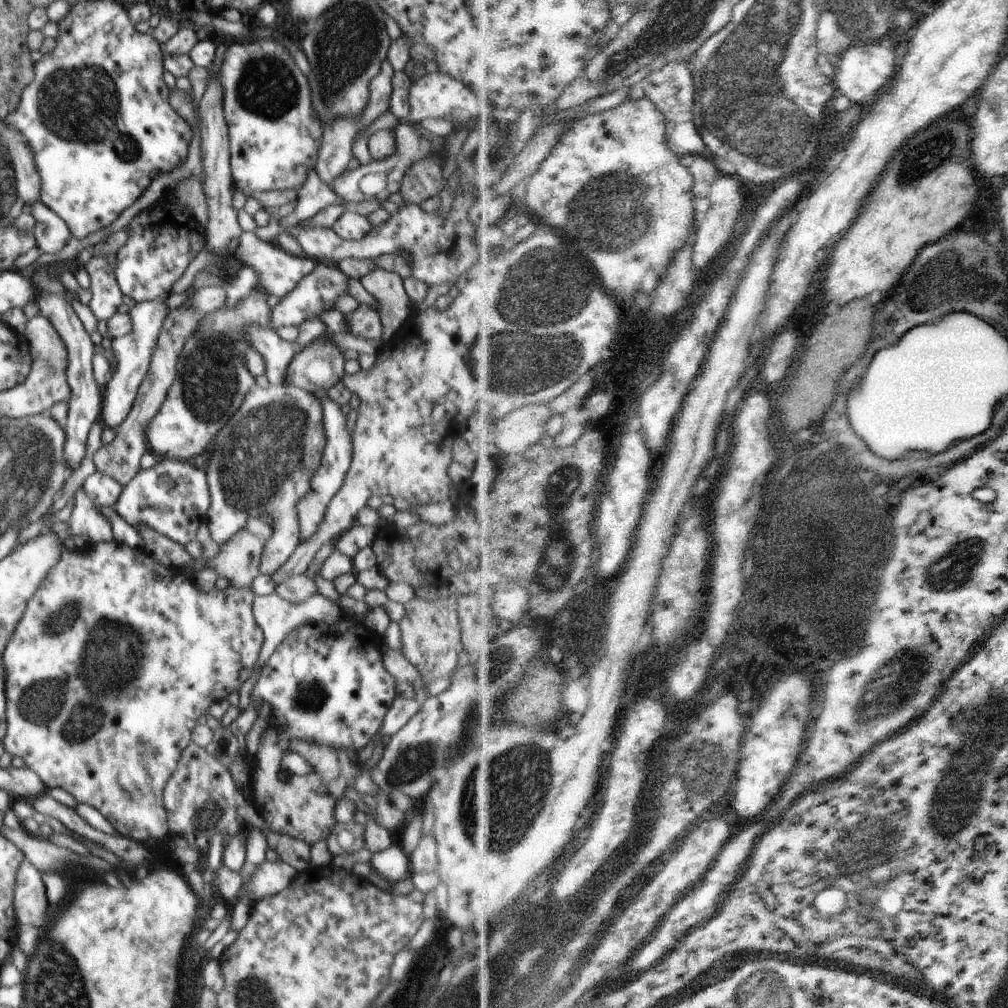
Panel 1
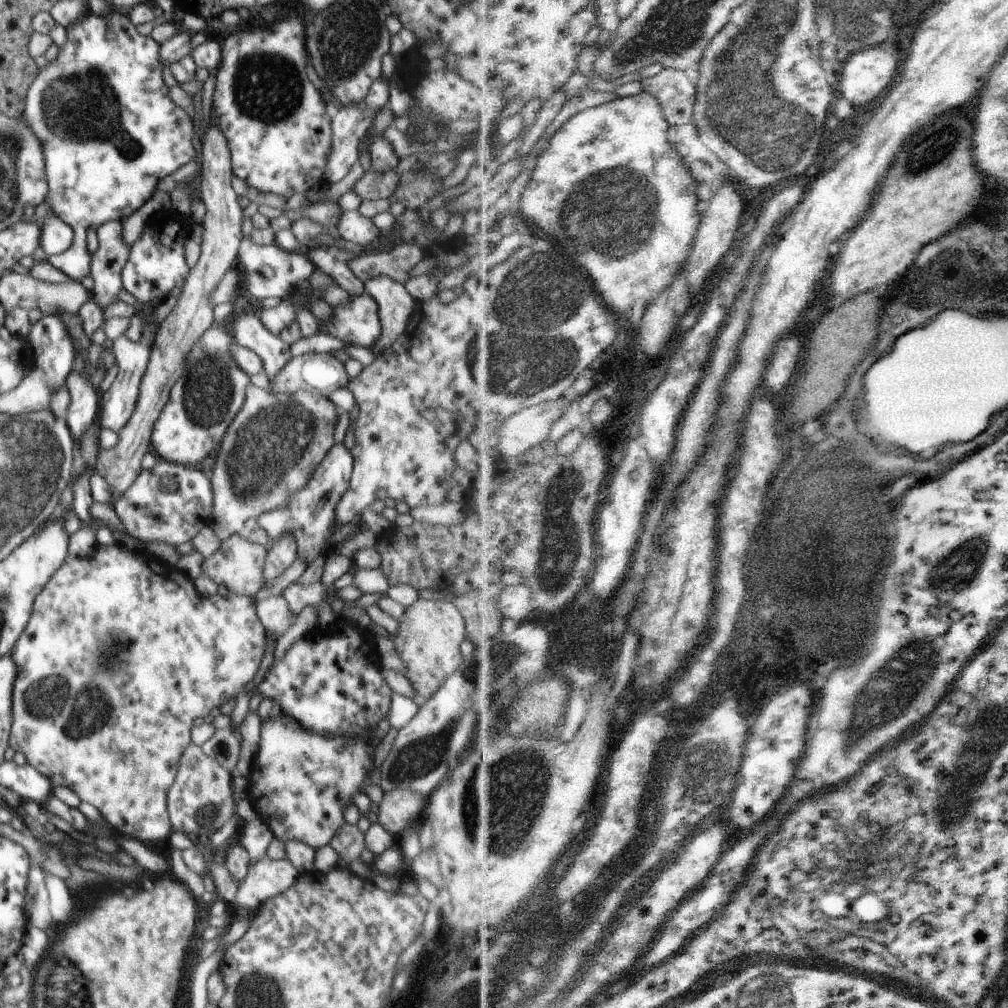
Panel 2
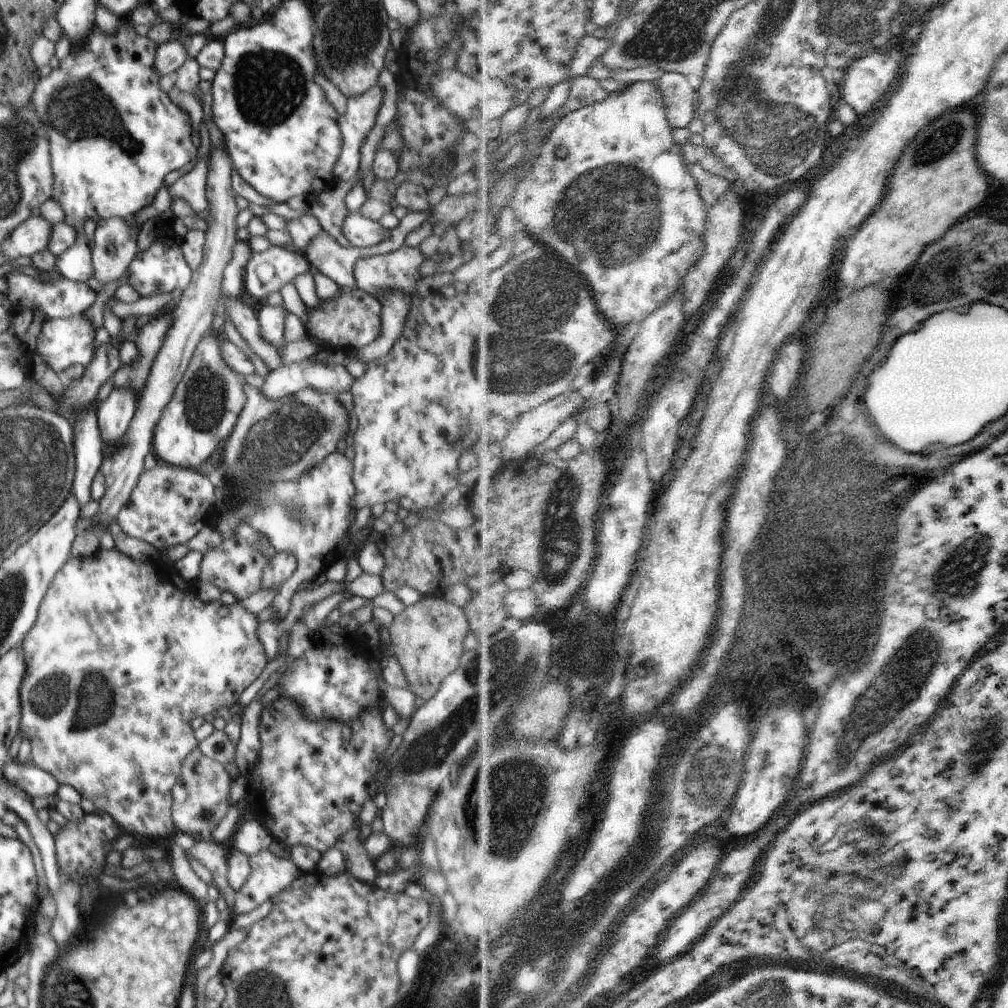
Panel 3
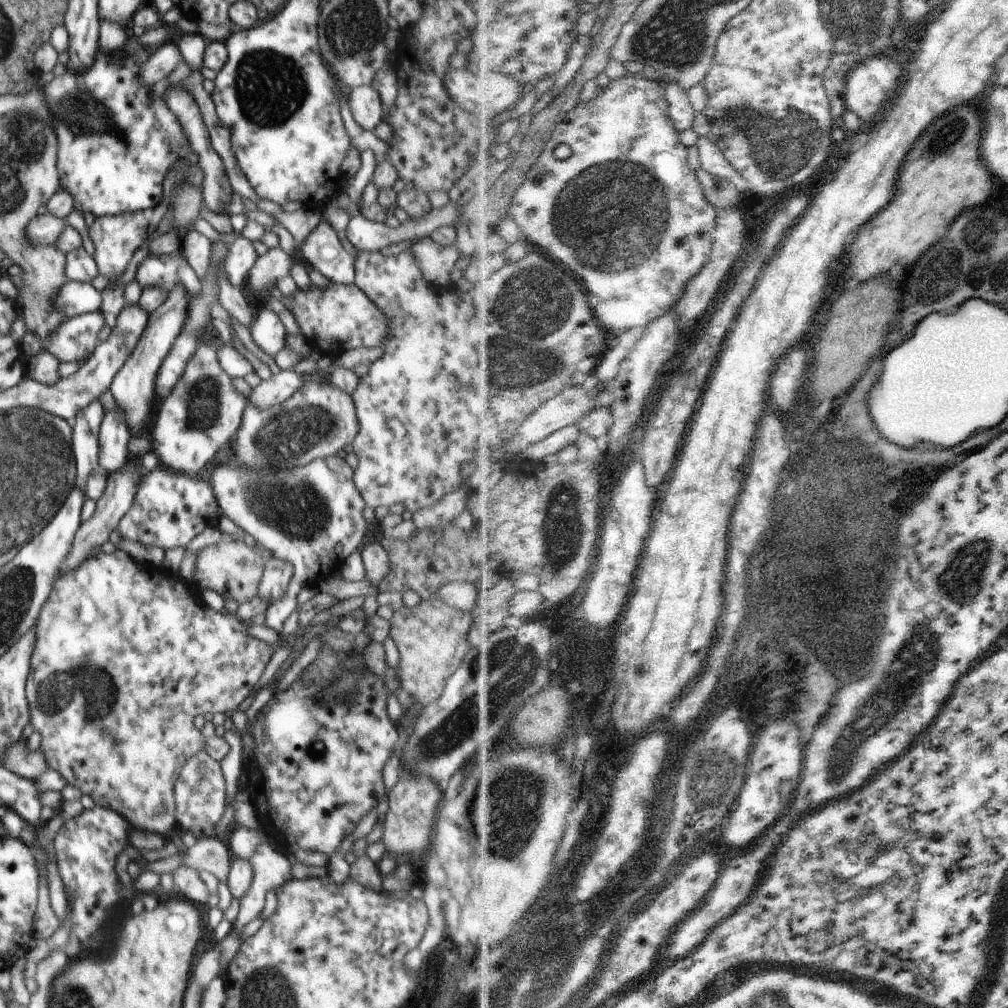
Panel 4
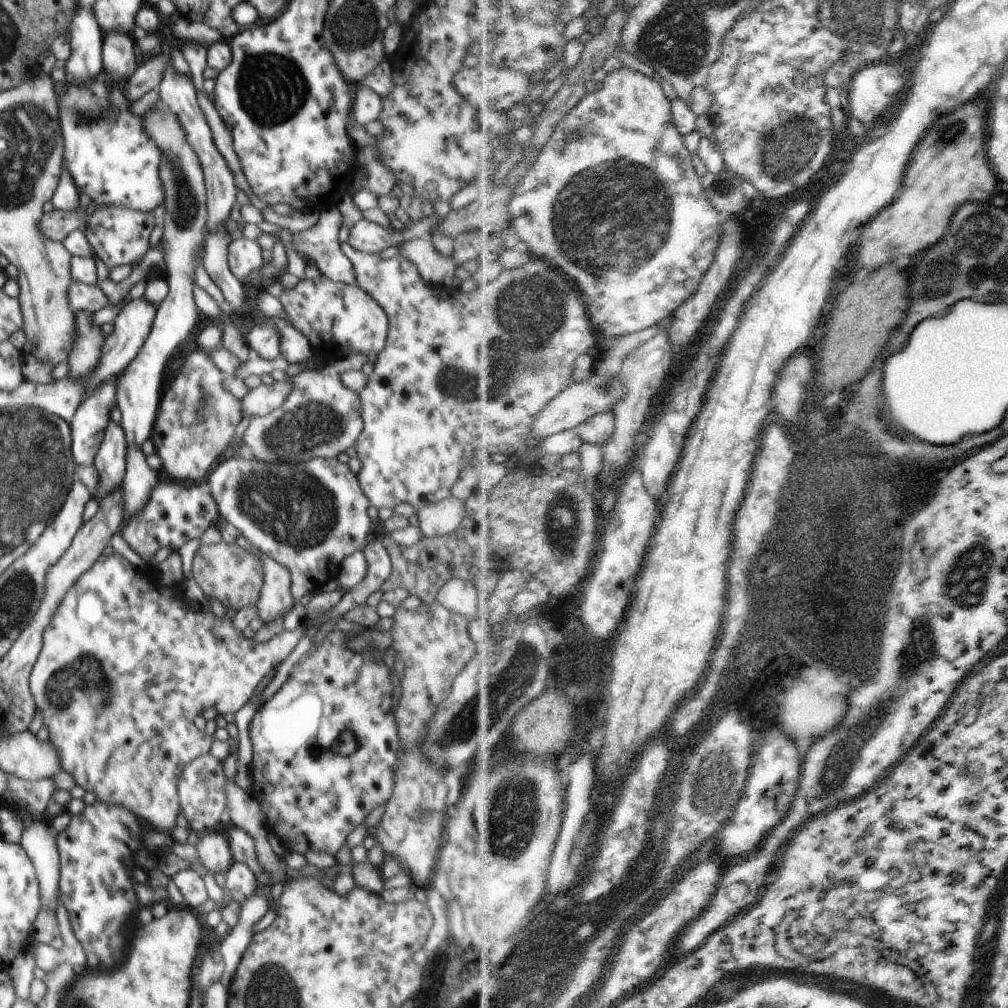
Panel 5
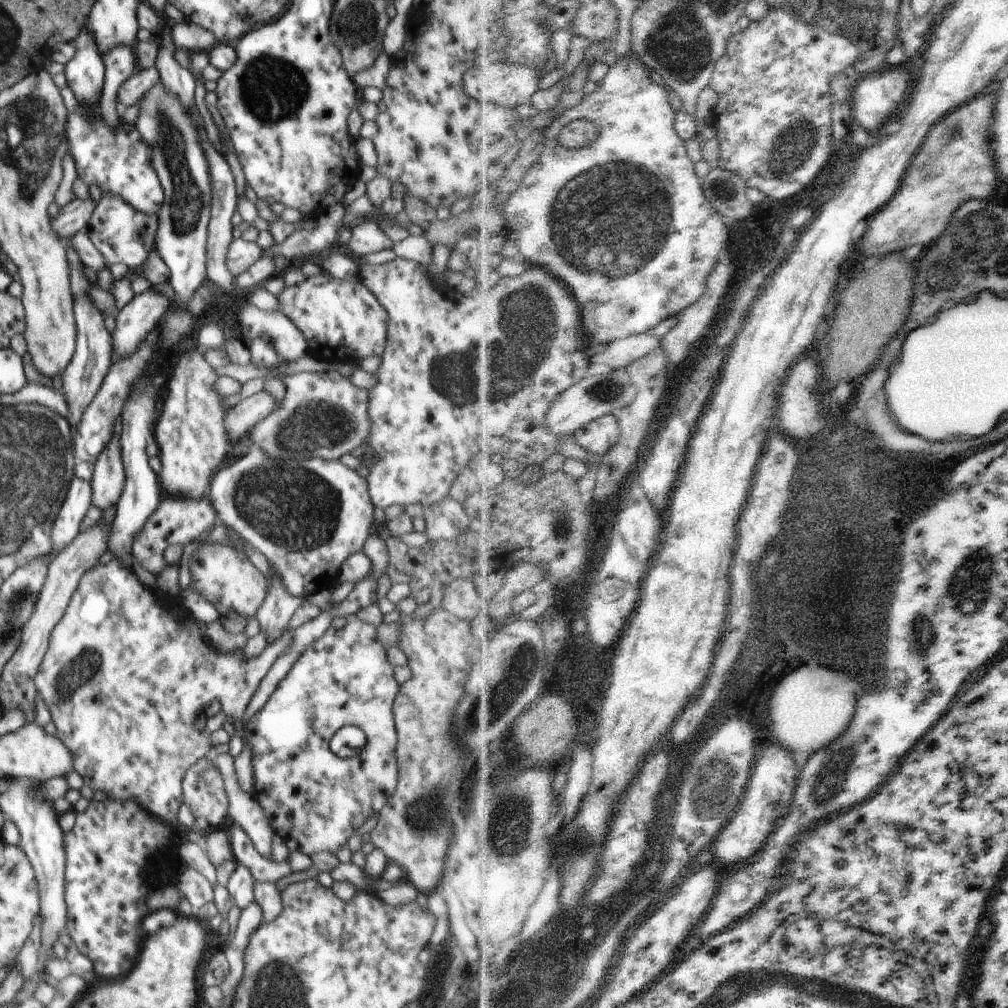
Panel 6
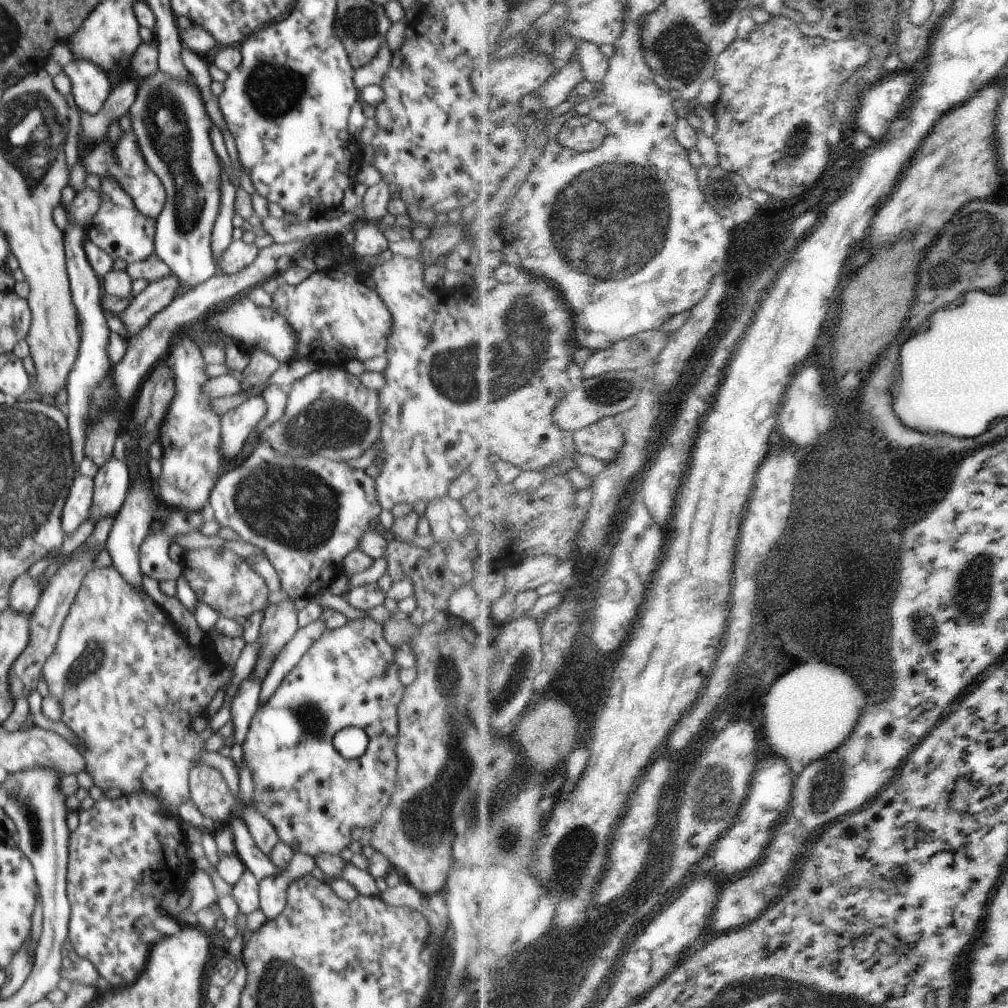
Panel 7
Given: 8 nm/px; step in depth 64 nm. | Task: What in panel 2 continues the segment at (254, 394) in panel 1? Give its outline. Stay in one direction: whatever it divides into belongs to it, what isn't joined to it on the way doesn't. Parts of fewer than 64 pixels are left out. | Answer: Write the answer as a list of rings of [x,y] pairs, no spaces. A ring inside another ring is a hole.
[[[252,384],[249,386],[240,413],[230,424],[215,451],[218,453],[220,450],[220,458],[216,458],[212,474],[213,510],[209,525],[221,542],[238,533],[247,520],[256,520],[271,509],[286,508],[290,498],[308,485],[316,468],[335,444],[333,435],[338,422],[336,411],[340,414],[329,398],[323,395],[304,391],[294,394],[276,393]],[[286,533],[278,539],[267,552],[263,567],[263,579],[266,582],[273,581],[276,576],[281,575],[297,558],[297,544],[295,537]]]

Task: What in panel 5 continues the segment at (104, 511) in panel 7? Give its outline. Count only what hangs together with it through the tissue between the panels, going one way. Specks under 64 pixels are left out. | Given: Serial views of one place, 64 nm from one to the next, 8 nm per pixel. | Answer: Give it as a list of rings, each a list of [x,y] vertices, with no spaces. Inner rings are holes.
[[[114,420],[104,430],[104,438],[93,465],[98,472],[98,492],[95,499],[100,502],[104,496],[110,496],[114,488],[121,486],[126,472],[126,438],[124,430]]]

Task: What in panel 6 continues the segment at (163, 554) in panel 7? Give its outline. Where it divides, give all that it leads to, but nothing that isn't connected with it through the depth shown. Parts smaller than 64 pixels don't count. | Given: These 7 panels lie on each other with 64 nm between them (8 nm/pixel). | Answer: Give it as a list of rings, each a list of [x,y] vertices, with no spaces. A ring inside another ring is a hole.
[[[164,492],[162,494],[164,494],[164,498],[160,499],[158,508],[154,510],[154,514],[150,514],[144,528],[134,536],[134,542],[132,542],[132,553],[136,562],[156,577],[162,574],[162,570],[168,568],[168,563],[163,556],[163,552],[168,546],[186,545],[192,540],[196,540],[200,534],[208,532],[210,526],[217,523],[214,506],[207,496],[198,498],[198,500],[188,500],[184,496],[168,496]]]

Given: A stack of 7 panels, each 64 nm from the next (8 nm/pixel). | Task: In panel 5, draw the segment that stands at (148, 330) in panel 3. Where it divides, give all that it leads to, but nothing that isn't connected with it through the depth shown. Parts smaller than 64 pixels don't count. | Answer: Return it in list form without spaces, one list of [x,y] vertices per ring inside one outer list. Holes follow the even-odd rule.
[[[157,103],[143,115],[142,124],[146,134],[162,150],[160,178],[165,190],[165,214],[159,223],[164,230],[160,242],[164,242],[163,266],[169,292],[158,305],[152,330],[148,333],[142,350],[124,369],[124,374],[118,376],[118,382],[116,382],[116,405],[120,408],[120,416],[122,416],[120,426],[126,438],[126,472],[121,484],[122,494],[124,494],[122,524],[124,520],[130,520],[144,510],[144,506],[150,500],[150,492],[158,484],[161,475],[147,464],[141,448],[143,443],[150,439],[154,428],[162,397],[164,368],[174,352],[182,346],[182,342],[188,340],[188,335],[201,318],[201,313],[194,303],[193,287],[194,282],[196,283],[198,256],[202,252],[202,246],[205,246],[204,230],[207,225],[206,188],[202,164],[198,154],[188,144],[186,132],[178,122],[178,116],[170,108]]]

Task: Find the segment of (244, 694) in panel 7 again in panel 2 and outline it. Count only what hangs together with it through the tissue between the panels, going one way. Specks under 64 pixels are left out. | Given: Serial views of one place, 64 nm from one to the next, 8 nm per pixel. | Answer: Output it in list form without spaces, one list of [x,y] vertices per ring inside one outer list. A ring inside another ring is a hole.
[[[117,542],[111,546],[97,545],[89,556],[68,554],[62,566],[47,582],[38,594],[31,616],[24,631],[9,653],[17,669],[12,694],[12,725],[8,745],[12,750],[24,754],[27,765],[36,768],[53,788],[68,787],[78,795],[82,803],[94,806],[100,815],[114,828],[114,832],[123,837],[138,839],[170,838],[173,831],[167,812],[167,791],[174,783],[178,773],[179,761],[186,748],[192,744],[191,731],[196,718],[210,715],[212,708],[221,707],[230,698],[241,694],[248,682],[256,674],[265,654],[266,634],[255,612],[255,600],[229,590],[228,596],[214,594],[210,598],[200,596],[195,584],[171,564],[162,564],[155,558],[136,557],[136,552],[127,550]]]

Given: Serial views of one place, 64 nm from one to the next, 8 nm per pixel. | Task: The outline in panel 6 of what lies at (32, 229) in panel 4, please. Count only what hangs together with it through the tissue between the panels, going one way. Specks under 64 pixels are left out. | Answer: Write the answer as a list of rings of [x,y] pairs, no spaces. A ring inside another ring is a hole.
[[[75,197],[70,204],[61,208],[61,213],[56,218],[50,219],[50,226],[56,236],[67,245],[68,238],[78,231],[85,231],[89,226],[90,217],[96,210],[96,202],[92,198],[80,200]]]

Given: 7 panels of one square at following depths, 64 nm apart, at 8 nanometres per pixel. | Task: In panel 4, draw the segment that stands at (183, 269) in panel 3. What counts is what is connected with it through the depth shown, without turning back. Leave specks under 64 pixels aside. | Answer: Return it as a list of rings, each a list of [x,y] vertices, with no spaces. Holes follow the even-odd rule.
[[[181,250],[159,256],[148,255],[138,266],[135,281],[142,290],[158,287],[170,293],[177,285],[190,295],[200,294],[201,284]]]

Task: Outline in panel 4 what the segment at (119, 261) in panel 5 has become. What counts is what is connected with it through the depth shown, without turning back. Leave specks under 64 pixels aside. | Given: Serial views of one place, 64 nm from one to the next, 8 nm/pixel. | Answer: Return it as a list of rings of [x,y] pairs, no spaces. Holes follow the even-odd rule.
[[[144,211],[95,218],[89,233],[94,243],[93,260],[100,275],[118,277],[125,272],[126,266],[147,235],[148,223],[149,213]]]

